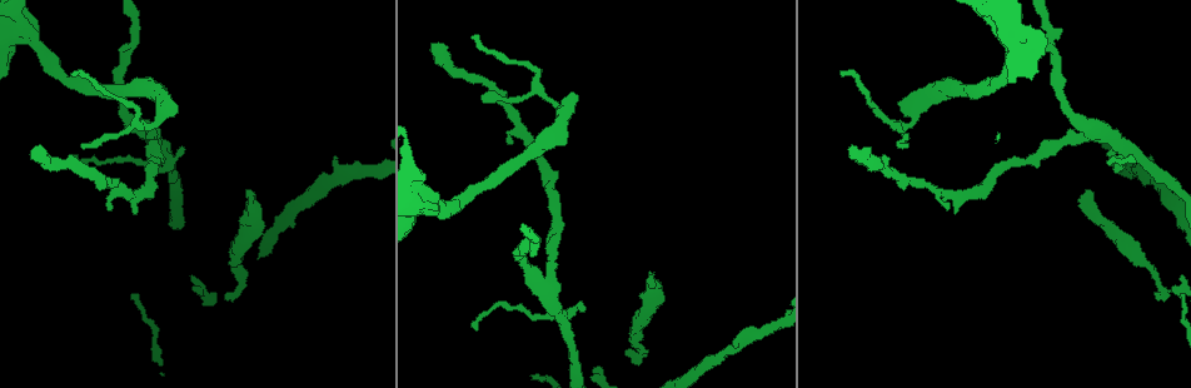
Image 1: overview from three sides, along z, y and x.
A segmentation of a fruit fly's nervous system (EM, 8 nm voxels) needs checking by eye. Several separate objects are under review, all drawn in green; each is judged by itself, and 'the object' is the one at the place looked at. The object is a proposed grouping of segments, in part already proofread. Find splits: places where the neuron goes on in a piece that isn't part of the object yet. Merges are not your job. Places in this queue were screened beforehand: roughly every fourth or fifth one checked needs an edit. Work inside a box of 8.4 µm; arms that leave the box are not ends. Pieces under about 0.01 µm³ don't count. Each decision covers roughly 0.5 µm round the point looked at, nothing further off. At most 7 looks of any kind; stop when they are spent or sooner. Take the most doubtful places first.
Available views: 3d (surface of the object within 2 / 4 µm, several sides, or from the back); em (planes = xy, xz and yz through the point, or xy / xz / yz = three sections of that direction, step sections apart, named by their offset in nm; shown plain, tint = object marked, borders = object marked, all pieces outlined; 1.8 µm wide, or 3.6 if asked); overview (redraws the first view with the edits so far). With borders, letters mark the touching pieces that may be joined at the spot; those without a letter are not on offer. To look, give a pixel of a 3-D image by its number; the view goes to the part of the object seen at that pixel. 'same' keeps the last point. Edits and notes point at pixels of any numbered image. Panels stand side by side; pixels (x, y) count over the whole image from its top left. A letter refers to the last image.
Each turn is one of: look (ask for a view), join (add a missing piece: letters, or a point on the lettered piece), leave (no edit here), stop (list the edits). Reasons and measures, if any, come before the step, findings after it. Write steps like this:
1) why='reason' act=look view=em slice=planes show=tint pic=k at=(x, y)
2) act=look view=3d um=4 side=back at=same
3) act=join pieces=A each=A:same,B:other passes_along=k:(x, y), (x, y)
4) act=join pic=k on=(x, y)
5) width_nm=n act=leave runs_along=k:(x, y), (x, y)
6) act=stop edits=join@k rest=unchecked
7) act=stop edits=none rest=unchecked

why='free end' act=look view=3d um=4 pic=1 at=(1156, 298)

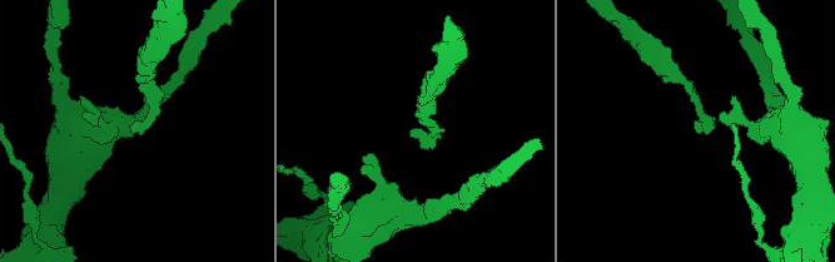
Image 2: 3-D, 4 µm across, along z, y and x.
act=look view=em slice=planes show=borders pic=2 at=(698, 126)

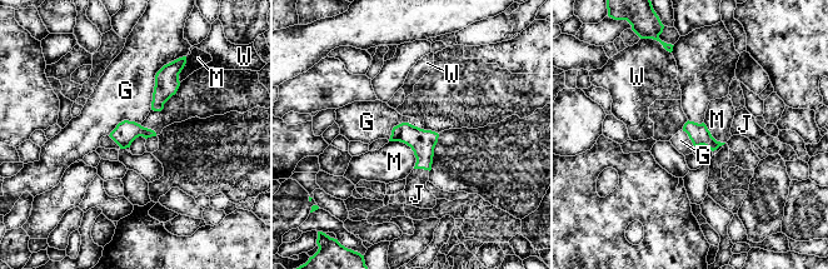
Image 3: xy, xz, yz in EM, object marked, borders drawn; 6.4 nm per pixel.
act=join pieces=J each=G:other,J:same,M:other,W:other passes_along=3:(422, 142), (422, 168), (417, 194) found='it goes on there'

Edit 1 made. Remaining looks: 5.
act=look view=overview

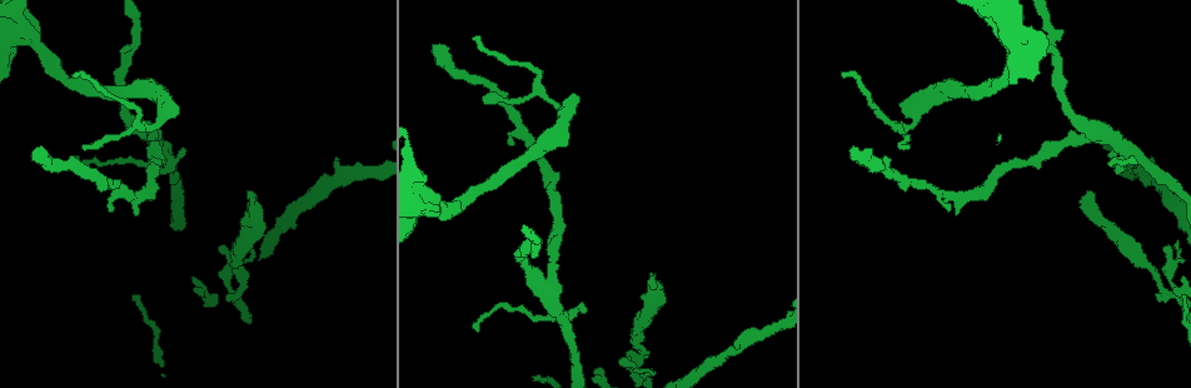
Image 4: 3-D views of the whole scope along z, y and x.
why='branch stops here' act=look view=em slice=planes show=borders pic=4 at=(337, 158)

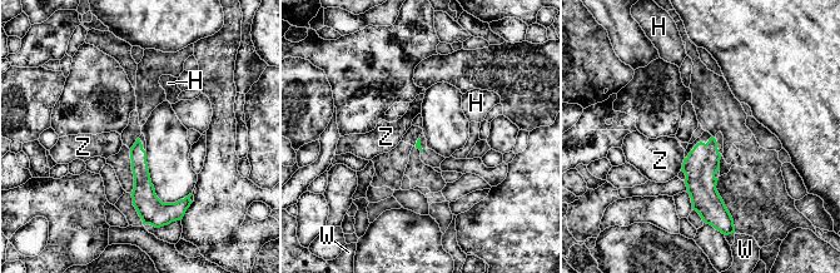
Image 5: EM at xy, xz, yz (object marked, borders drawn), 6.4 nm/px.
act=leave each=H:other,W:other,Z:other runs_along=5:(138, 144), (138, 163), (147, 213) found='no lettered piece goes on from it'

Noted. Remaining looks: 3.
why='calibre changes' act=look view=em slice=planes show=borders pic=4 at=(922, 110)

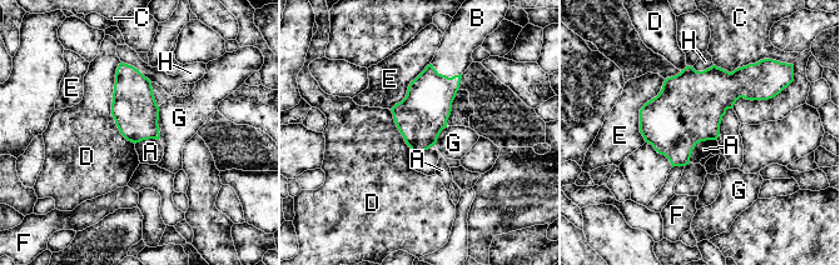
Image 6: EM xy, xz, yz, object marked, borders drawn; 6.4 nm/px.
act=join pieces=B each=A:other,B:same,C:other,D:other,E:other,F:other,G:other,H:other passes_along=6:(427, 105), (445, 75), (453, 56) found='it goes on there'

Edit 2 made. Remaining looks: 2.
act=stop edits=join@3,join@6 rest=unchecked

